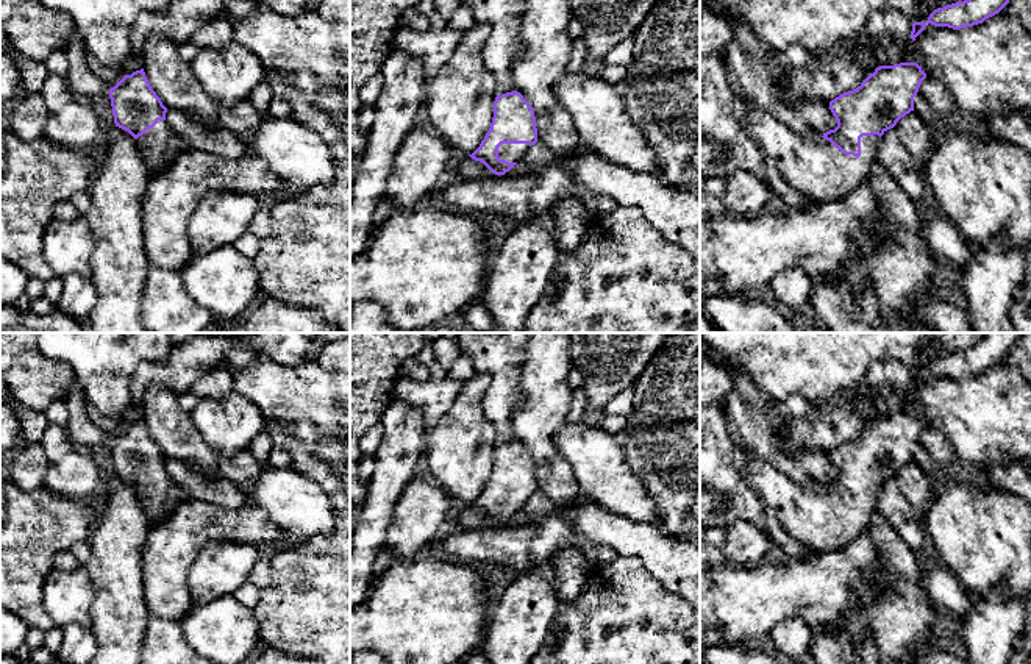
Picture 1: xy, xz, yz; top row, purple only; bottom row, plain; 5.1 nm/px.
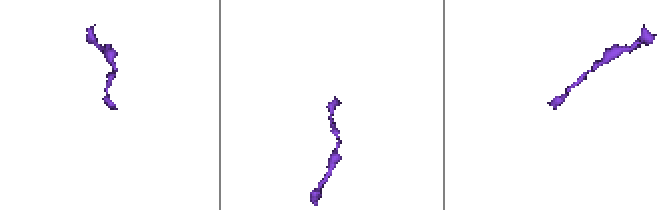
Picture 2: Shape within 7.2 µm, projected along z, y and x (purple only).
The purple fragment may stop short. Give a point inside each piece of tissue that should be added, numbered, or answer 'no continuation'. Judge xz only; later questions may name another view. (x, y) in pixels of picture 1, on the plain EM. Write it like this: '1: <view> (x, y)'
1: xz (508, 502)

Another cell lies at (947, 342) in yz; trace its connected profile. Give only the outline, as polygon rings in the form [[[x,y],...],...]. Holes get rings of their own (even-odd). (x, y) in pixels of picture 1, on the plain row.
[[[934,333],[934,342],[937,344],[937,358],[969,350],[978,344],[987,333]]]

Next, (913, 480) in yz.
[[[911,461],[894,478],[912,505],[915,517],[925,525],[926,511],[934,498],[928,473],[915,461]]]

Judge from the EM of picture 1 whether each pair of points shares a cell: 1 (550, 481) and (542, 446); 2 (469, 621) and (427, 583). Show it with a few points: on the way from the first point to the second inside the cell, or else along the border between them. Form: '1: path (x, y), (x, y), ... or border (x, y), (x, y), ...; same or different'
1: path (550, 472), (542, 455); same
2: path (458, 614), (438, 594); same

